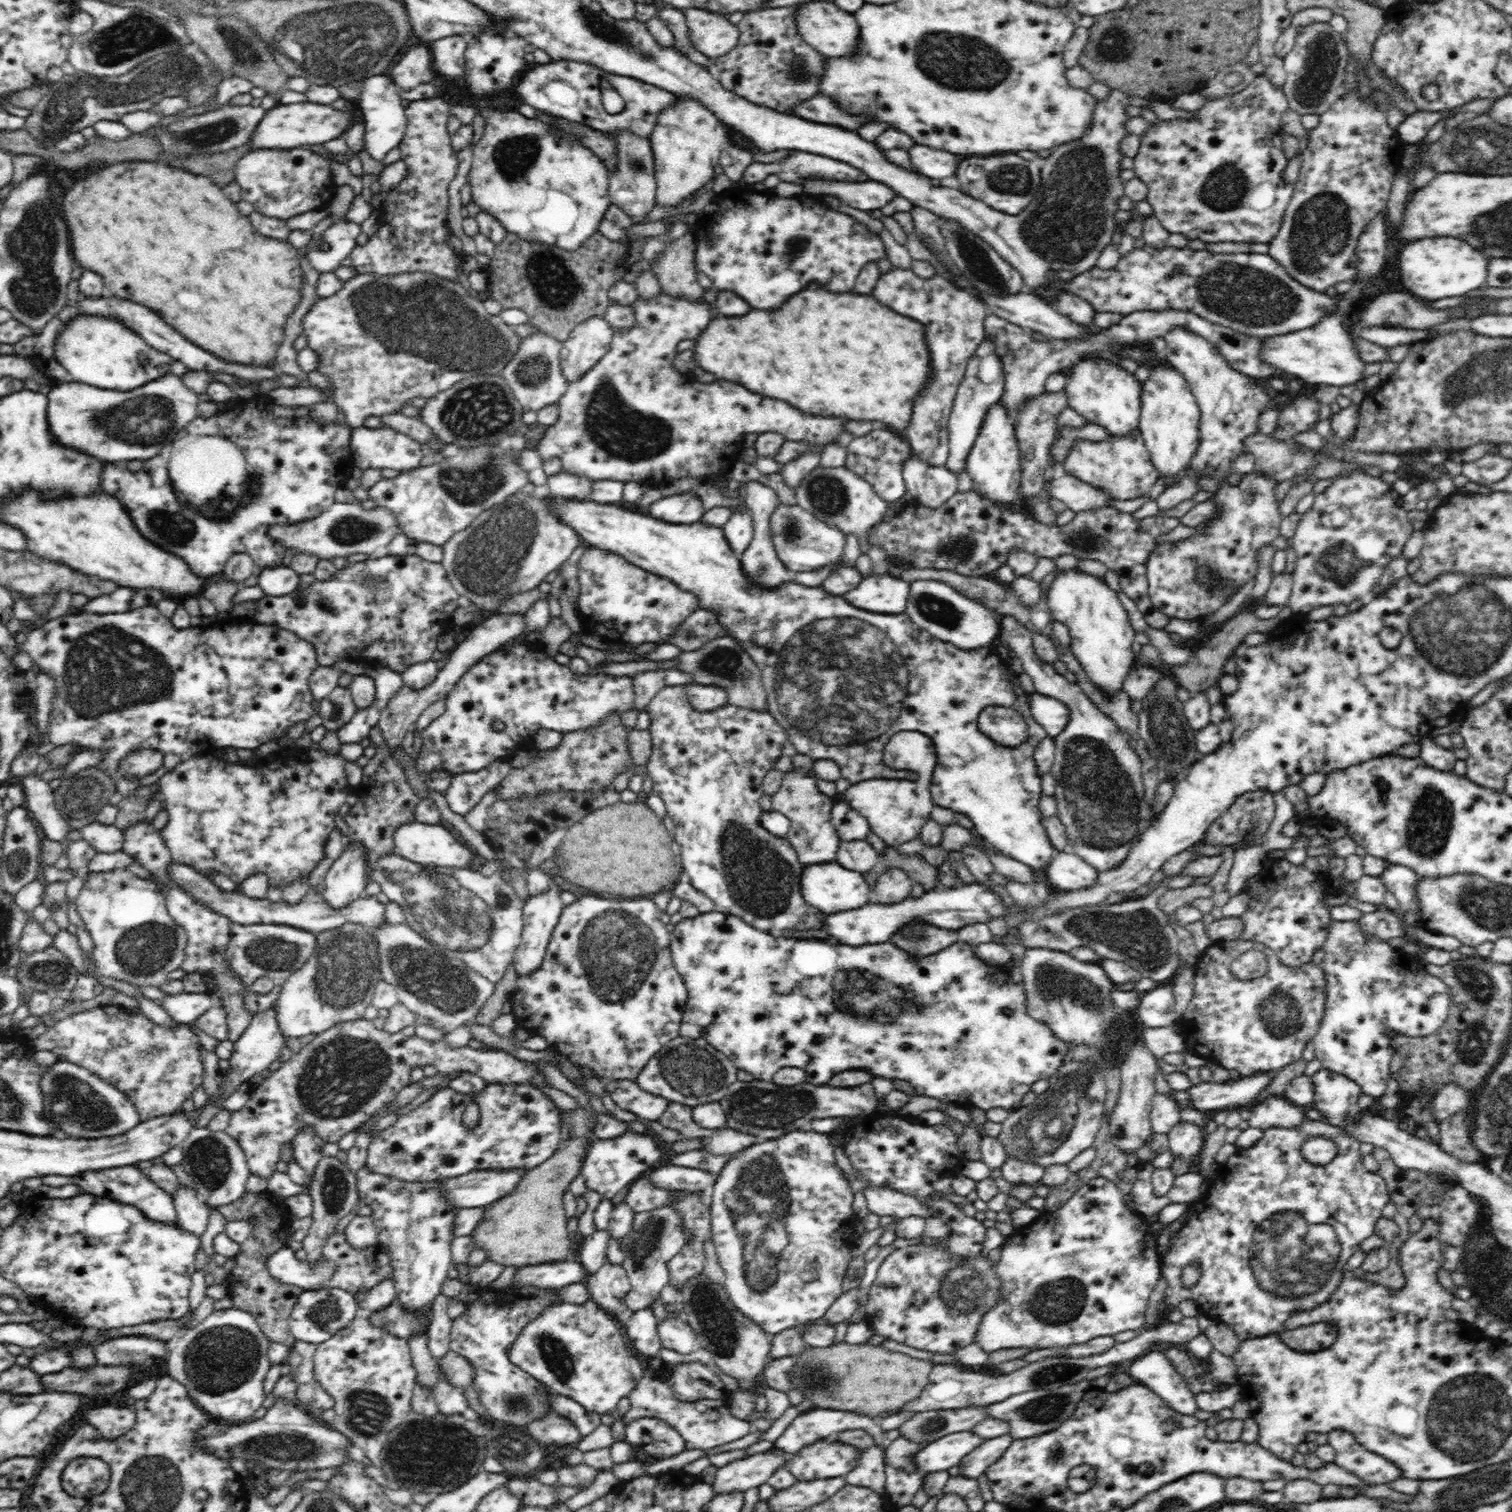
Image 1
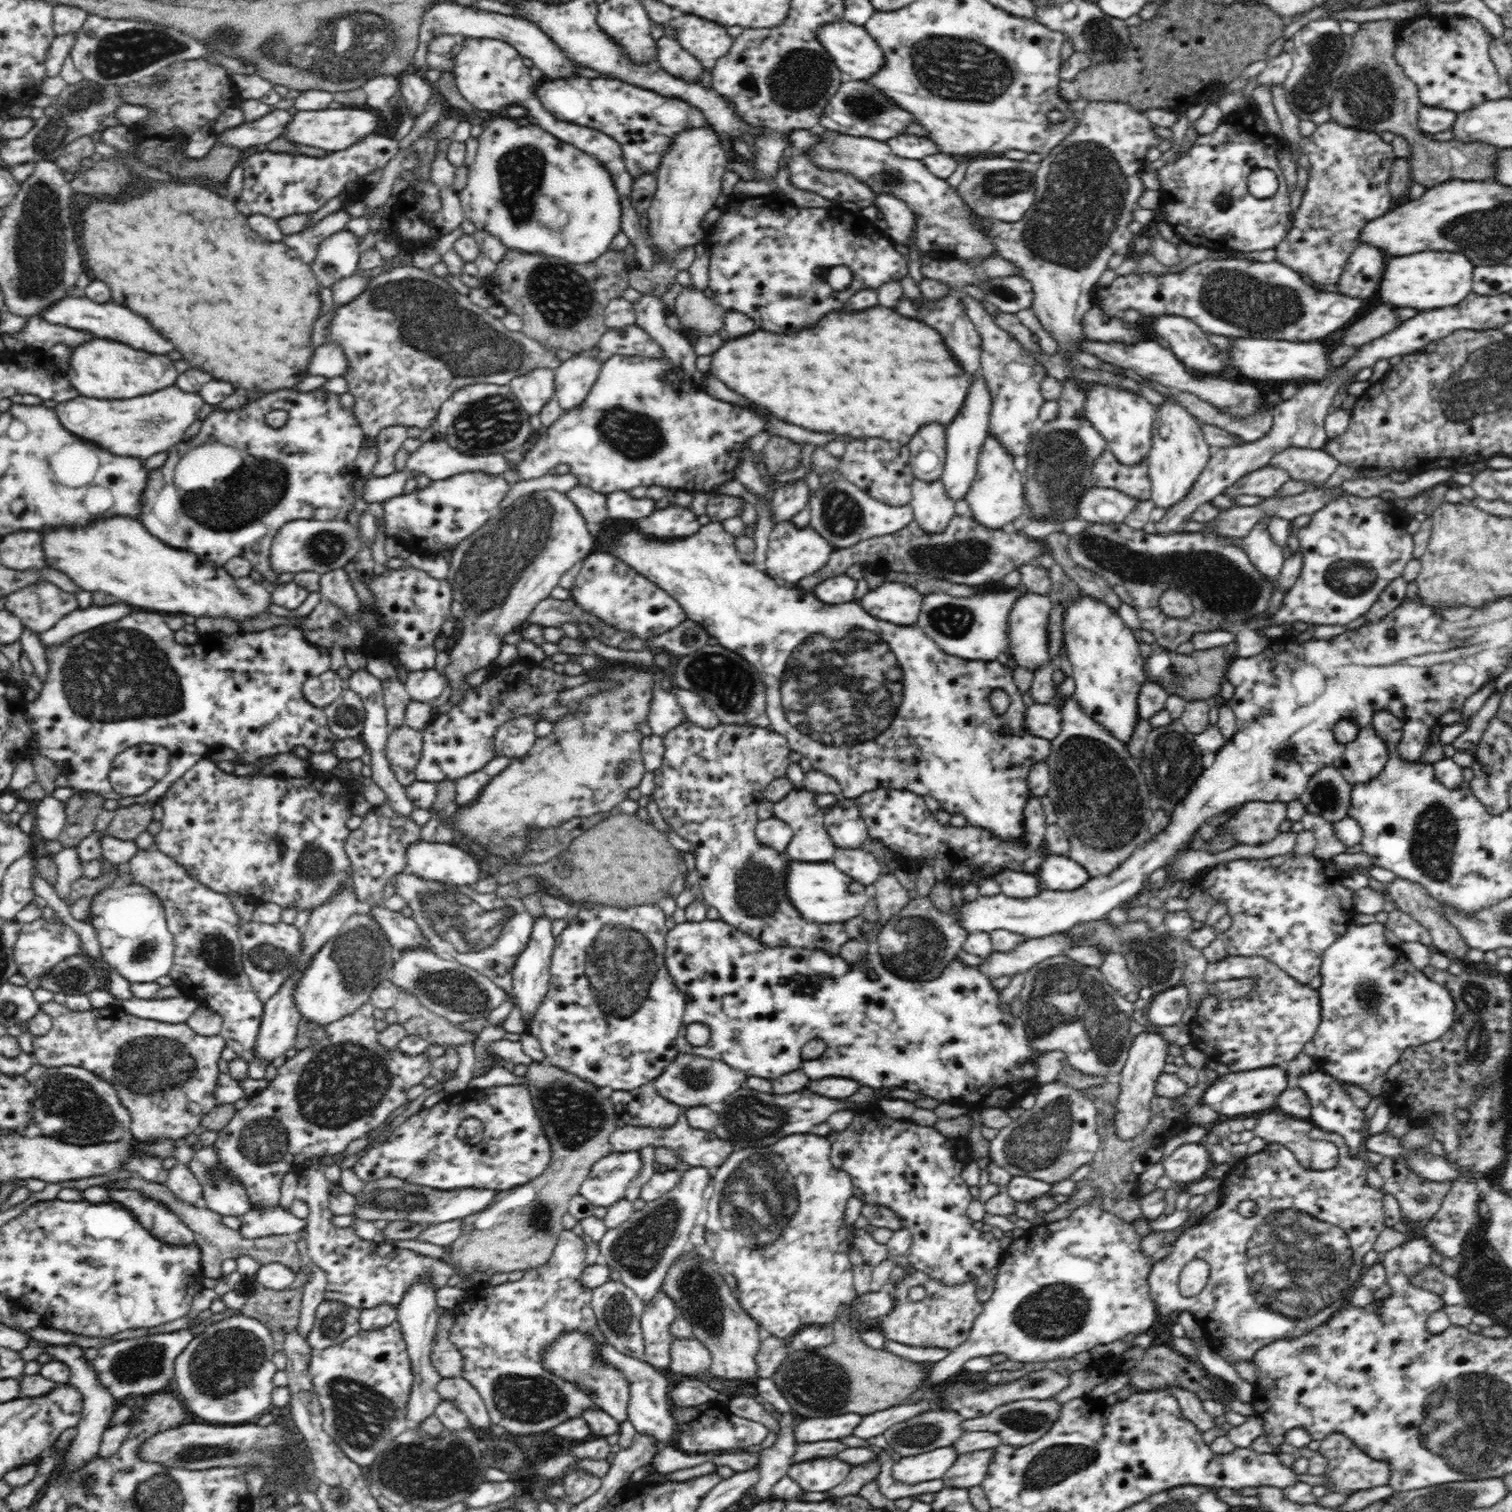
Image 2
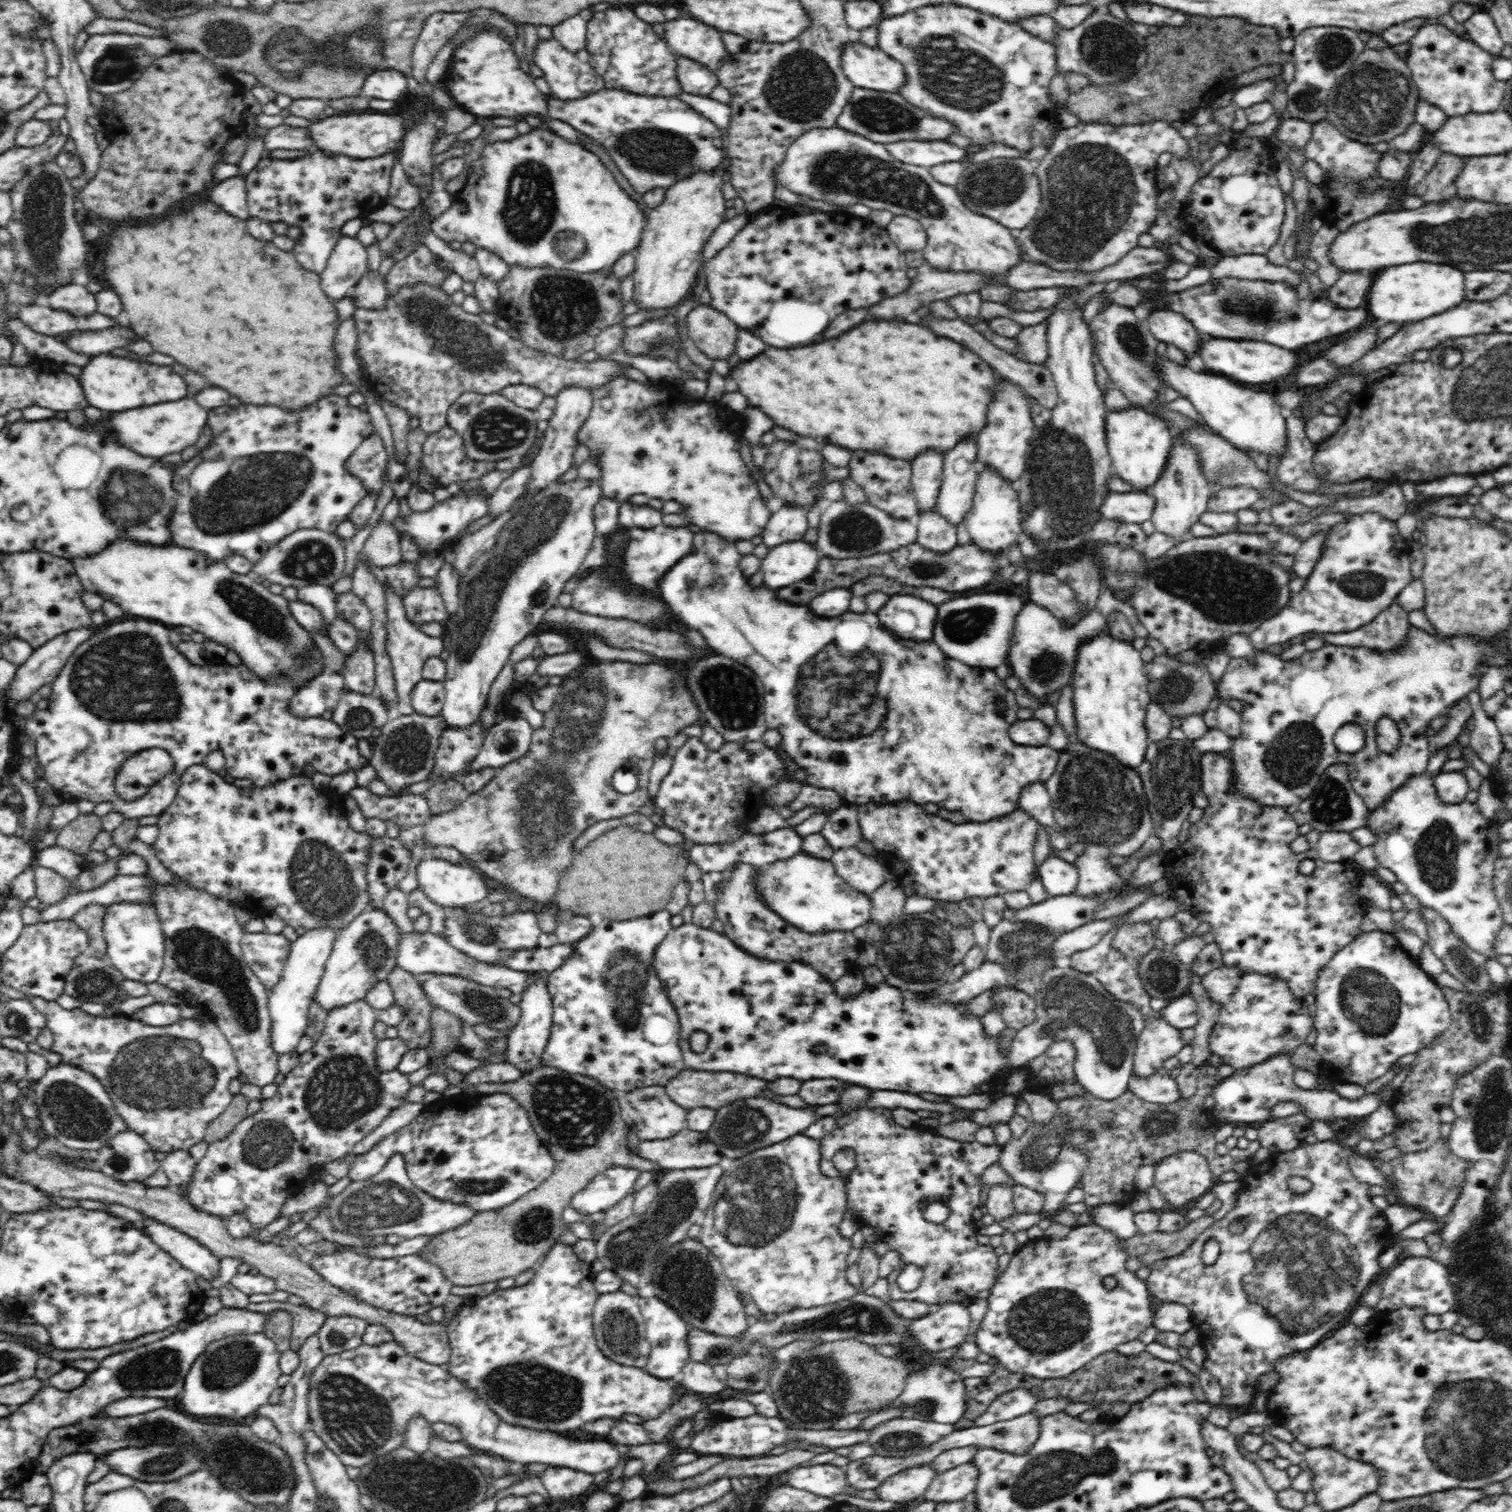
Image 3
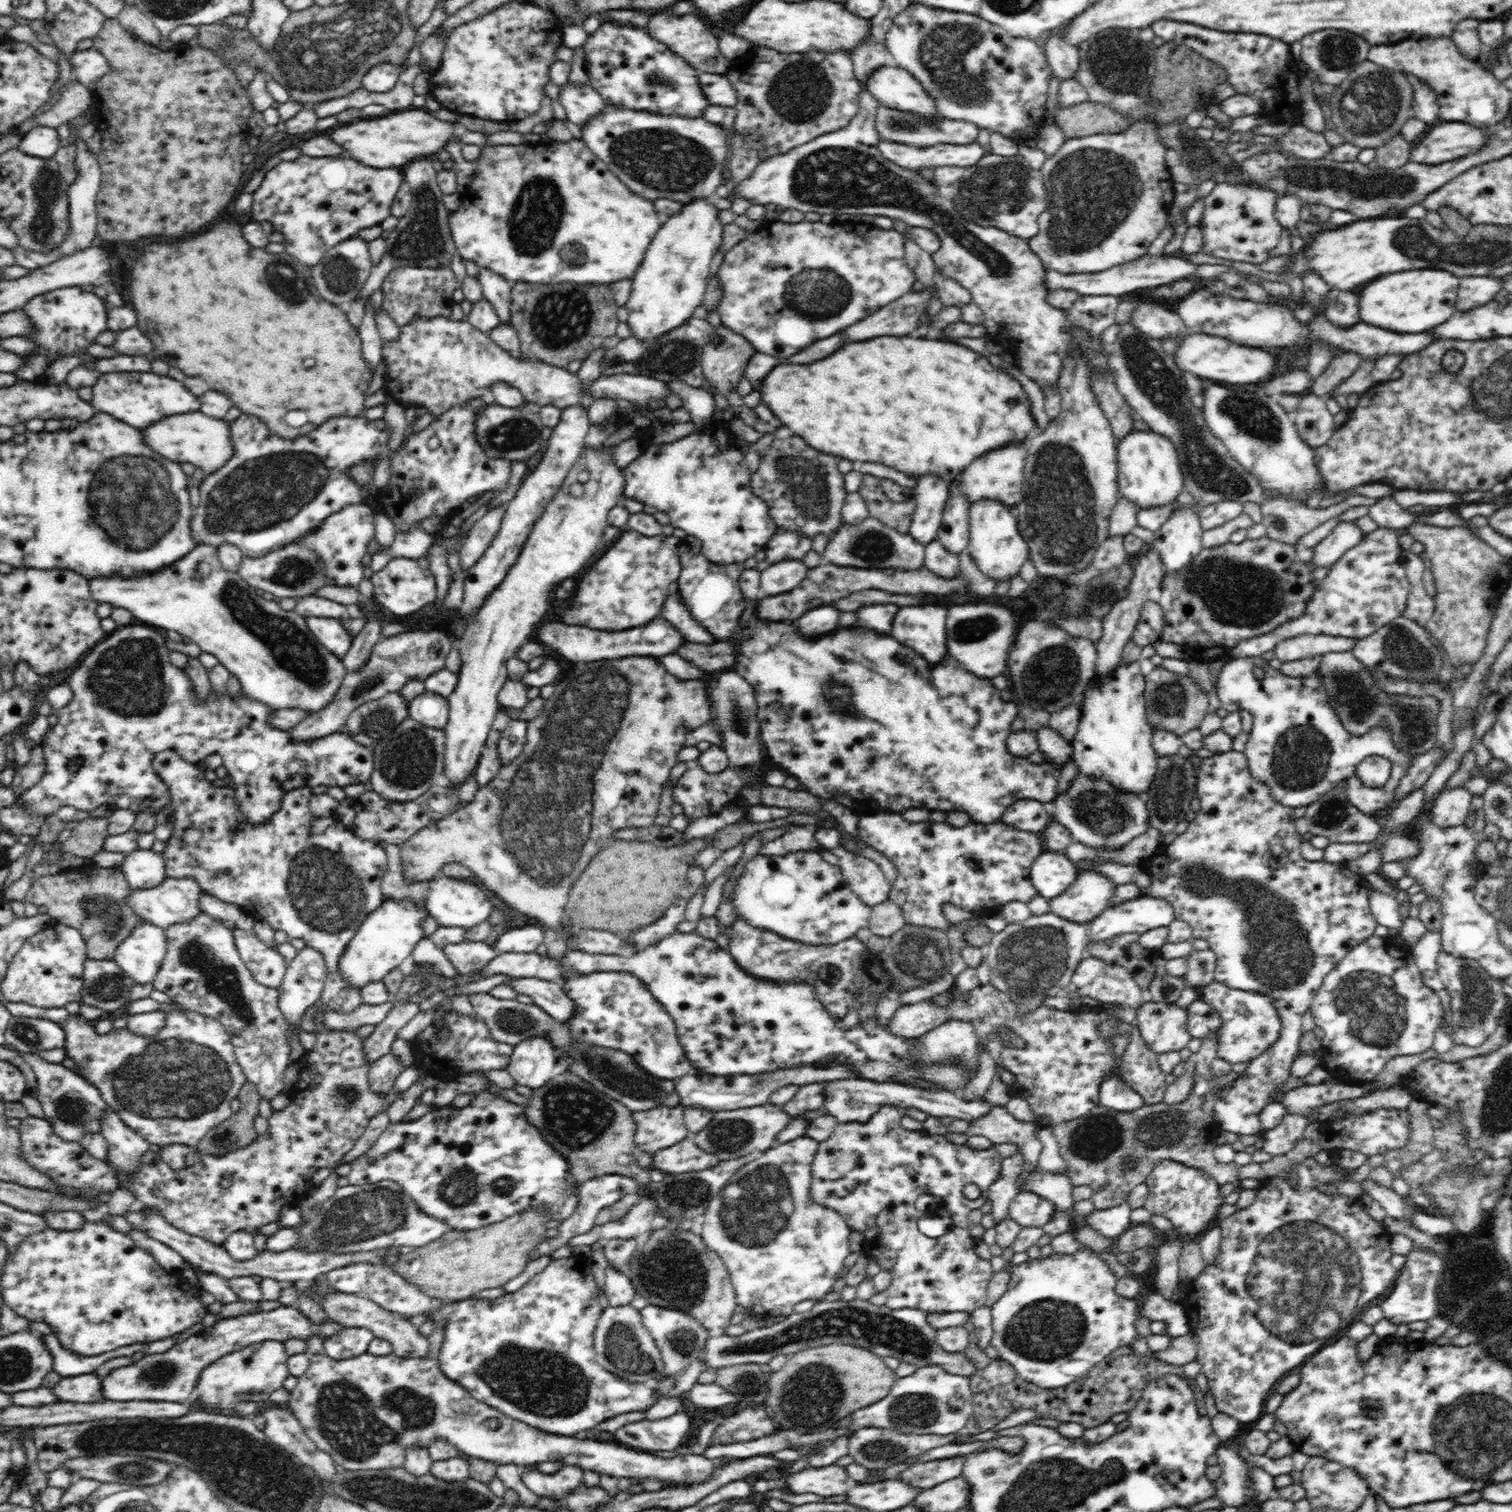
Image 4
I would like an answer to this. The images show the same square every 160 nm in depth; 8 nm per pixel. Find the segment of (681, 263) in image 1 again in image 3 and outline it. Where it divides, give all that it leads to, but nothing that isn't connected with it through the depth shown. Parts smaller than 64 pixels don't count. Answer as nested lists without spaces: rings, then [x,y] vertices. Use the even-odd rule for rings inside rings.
[[[698,305],[684,319],[689,338],[710,360],[728,359],[735,353],[738,326],[711,305]]]

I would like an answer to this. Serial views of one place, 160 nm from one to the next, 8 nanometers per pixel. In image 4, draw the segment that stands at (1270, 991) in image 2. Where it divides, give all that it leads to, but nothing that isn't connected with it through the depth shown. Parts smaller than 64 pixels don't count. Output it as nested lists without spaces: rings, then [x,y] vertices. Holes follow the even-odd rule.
[[[1214,980],[1202,988],[1200,998],[1216,1009],[1222,1019],[1217,1033],[1218,1058],[1227,1060],[1231,1065],[1252,1061],[1278,1040],[1282,1025],[1275,1000],[1269,994],[1230,988]]]

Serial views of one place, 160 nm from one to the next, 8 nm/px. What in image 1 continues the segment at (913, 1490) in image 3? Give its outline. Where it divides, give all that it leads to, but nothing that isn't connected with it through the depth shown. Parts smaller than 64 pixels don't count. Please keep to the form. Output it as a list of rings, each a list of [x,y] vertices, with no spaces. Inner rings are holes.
[[[971,1430],[947,1434],[916,1452],[913,1462],[924,1473],[942,1472],[958,1465],[964,1456],[973,1452],[982,1442],[984,1439]]]

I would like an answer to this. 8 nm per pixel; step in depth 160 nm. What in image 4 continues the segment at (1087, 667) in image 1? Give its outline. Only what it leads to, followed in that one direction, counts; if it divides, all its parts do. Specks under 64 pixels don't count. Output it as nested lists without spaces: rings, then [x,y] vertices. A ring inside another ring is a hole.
[[[1138,661],[1132,664],[1120,662],[1118,668],[1104,678],[1093,676],[1086,684],[1081,697],[1082,708],[1080,708],[1080,722],[1076,736],[1073,736],[1072,752],[1073,761],[1077,770],[1089,778],[1103,778],[1119,792],[1131,792],[1132,794],[1142,794],[1146,797],[1146,792],[1150,784],[1154,782],[1156,776],[1157,752],[1152,746],[1151,724],[1147,717],[1147,704],[1145,701],[1145,676],[1140,669]]]

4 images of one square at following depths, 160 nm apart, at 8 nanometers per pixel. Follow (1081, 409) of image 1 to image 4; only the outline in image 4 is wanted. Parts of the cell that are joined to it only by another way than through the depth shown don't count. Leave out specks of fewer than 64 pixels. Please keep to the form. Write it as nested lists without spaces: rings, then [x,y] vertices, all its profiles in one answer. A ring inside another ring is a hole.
[[[1152,430],[1128,432],[1128,436],[1117,440],[1116,463],[1119,492],[1139,508],[1158,508],[1164,504],[1176,503],[1176,499],[1183,492],[1179,453],[1166,436]]]

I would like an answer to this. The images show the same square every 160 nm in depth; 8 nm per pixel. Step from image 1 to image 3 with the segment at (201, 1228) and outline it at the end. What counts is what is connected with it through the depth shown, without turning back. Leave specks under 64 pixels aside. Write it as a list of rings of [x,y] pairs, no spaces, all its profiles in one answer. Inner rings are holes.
[[[189,1149],[173,1150],[161,1160],[161,1169],[169,1179],[168,1187],[180,1190],[193,1177],[197,1160],[192,1158]]]

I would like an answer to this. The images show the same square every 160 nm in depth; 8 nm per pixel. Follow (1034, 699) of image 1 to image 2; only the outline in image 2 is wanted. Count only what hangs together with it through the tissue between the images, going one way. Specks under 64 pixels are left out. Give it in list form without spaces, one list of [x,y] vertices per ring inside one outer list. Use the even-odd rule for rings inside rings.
[[[1035,702],[1027,707],[1024,724],[1032,736],[1039,737],[1040,740],[1052,740],[1061,731],[1061,711],[1055,705],[1036,704]]]

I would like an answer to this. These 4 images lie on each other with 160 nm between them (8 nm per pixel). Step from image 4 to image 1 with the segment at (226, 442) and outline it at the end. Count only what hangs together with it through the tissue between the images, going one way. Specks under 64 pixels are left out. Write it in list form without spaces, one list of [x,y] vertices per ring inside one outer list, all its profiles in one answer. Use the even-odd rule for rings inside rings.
[[[174,374],[162,376],[132,392],[92,388],[83,383],[56,384],[48,397],[49,430],[60,446],[82,451],[106,463],[150,460],[172,442],[174,434],[198,417],[198,394]]]

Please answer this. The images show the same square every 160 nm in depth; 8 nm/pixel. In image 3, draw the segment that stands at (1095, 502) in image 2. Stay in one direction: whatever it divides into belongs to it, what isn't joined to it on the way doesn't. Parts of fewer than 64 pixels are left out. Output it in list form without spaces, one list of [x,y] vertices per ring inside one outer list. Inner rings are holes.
[[[1137,491],[1128,493],[1110,492],[1100,506],[1100,518],[1142,524],[1151,520],[1156,499],[1150,493]]]

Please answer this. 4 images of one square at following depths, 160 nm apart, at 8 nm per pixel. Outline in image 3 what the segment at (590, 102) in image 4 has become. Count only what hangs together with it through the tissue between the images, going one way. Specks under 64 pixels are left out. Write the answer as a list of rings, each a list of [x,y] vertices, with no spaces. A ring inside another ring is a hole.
[[[539,39],[533,60],[542,69],[552,96],[560,100],[584,98],[605,87],[602,77],[589,63],[564,49],[557,39]]]

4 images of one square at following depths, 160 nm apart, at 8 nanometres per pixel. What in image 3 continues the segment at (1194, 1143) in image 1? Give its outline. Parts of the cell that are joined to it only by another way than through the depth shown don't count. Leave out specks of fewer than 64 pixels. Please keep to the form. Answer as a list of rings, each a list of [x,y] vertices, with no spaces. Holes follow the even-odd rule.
[[[1178,1152],[1172,1156],[1164,1157],[1156,1163],[1154,1169],[1154,1182],[1162,1193],[1164,1200],[1169,1203],[1170,1209],[1182,1210],[1185,1212],[1191,1208],[1193,1203],[1201,1196],[1204,1196],[1215,1185],[1216,1178],[1209,1167],[1208,1161],[1198,1152]]]

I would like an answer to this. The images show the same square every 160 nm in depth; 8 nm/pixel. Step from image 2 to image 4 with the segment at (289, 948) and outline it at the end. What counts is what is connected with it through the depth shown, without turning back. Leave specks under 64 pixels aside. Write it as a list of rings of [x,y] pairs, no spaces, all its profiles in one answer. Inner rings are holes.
[[[238,927],[232,931],[240,959],[250,970],[254,980],[268,988],[278,989],[285,978],[288,962],[276,948],[258,939],[254,932],[244,931]]]

